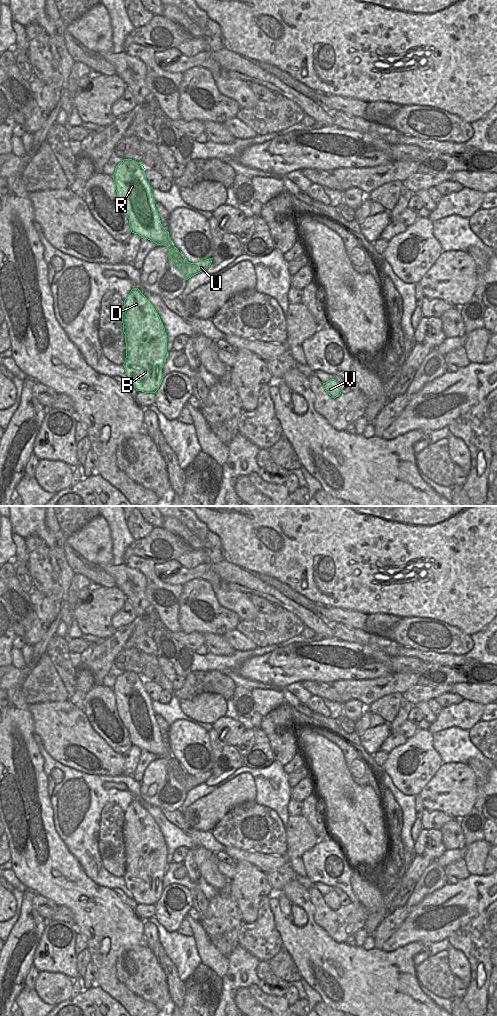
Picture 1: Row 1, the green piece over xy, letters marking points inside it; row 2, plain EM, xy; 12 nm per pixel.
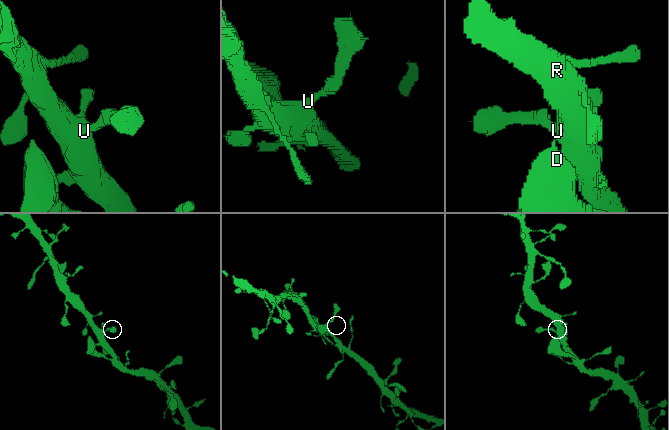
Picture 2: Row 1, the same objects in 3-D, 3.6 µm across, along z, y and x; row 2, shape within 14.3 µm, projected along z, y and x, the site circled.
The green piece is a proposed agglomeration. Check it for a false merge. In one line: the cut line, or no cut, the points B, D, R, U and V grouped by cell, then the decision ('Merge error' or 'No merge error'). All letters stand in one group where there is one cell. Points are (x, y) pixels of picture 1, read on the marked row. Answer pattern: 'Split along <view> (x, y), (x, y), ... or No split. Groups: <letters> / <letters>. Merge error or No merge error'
No split. Groups: B D R U V. No merge error

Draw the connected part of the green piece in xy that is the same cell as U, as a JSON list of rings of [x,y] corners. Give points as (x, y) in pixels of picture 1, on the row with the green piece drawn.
[[[132,159],[119,163],[113,177],[118,203],[129,219],[130,230],[141,238],[164,245],[169,250],[172,264],[178,267],[184,278],[205,271],[212,263],[211,258],[196,263],[188,262],[169,239],[169,232],[161,224],[151,187],[143,173],[144,166]]]

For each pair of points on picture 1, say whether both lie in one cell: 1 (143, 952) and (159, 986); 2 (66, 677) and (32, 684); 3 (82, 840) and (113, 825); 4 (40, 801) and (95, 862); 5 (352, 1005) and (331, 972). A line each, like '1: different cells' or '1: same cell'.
1: same cell
2: different cells
3: different cells
4: different cells
5: same cell

